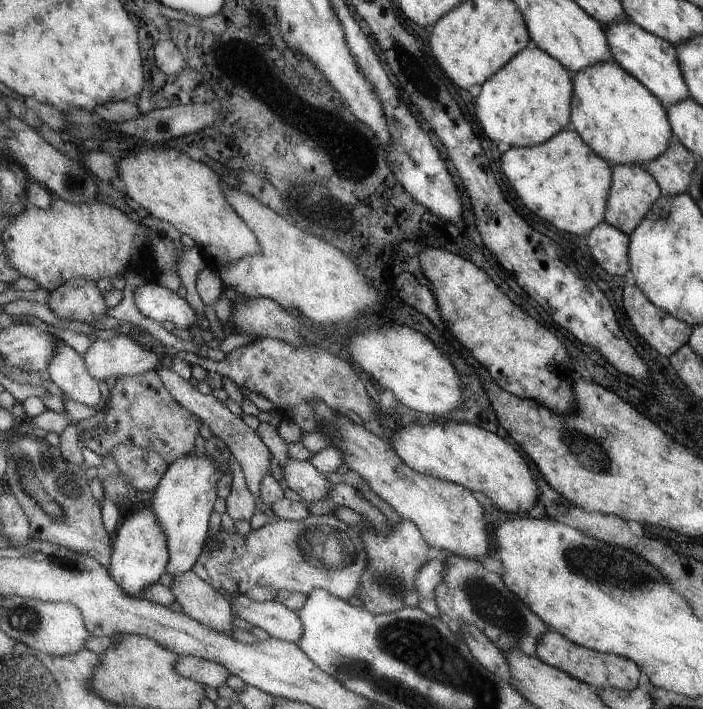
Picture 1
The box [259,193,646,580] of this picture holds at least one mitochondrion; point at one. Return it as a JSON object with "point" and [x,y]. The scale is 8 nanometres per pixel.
{"point":[326,548]}

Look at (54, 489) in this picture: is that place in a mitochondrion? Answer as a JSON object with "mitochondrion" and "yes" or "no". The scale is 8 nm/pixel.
{"mitochondrion":"yes"}

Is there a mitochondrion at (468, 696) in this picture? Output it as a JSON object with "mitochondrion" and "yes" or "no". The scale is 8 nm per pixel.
{"mitochondrion":"yes"}

